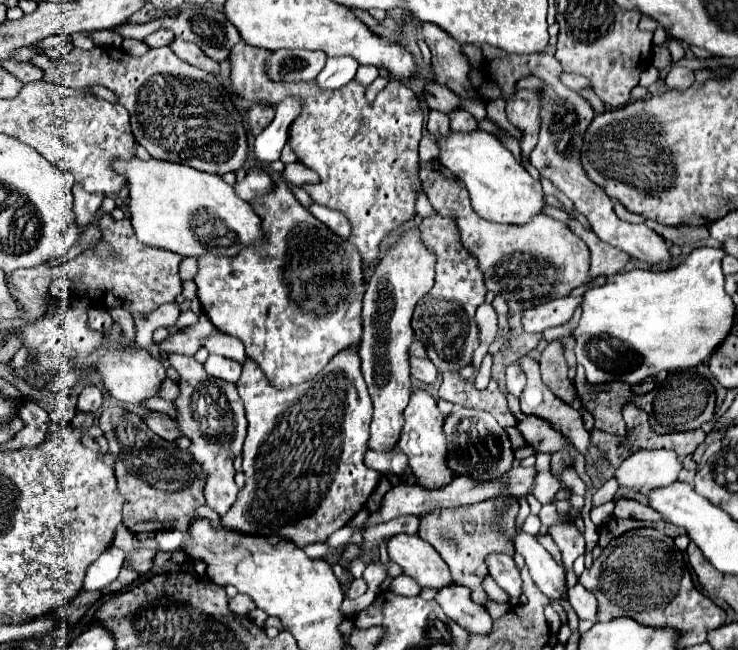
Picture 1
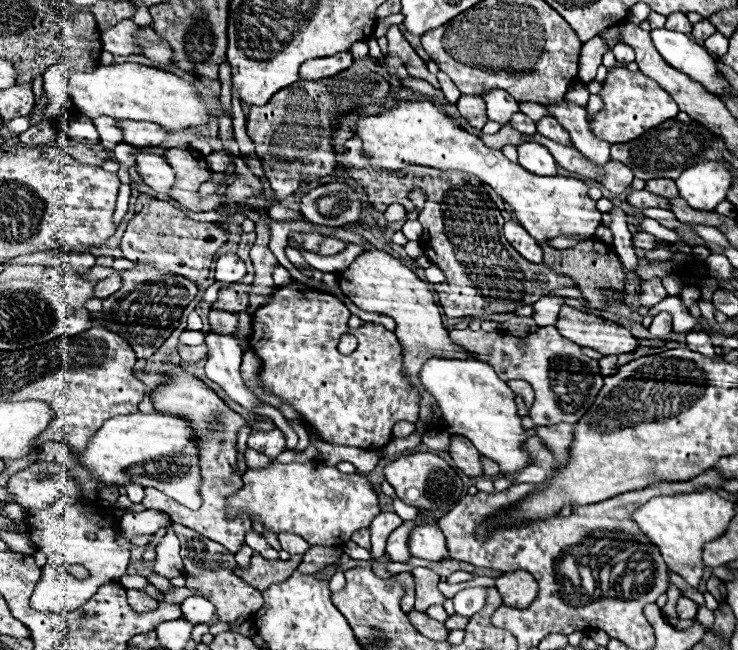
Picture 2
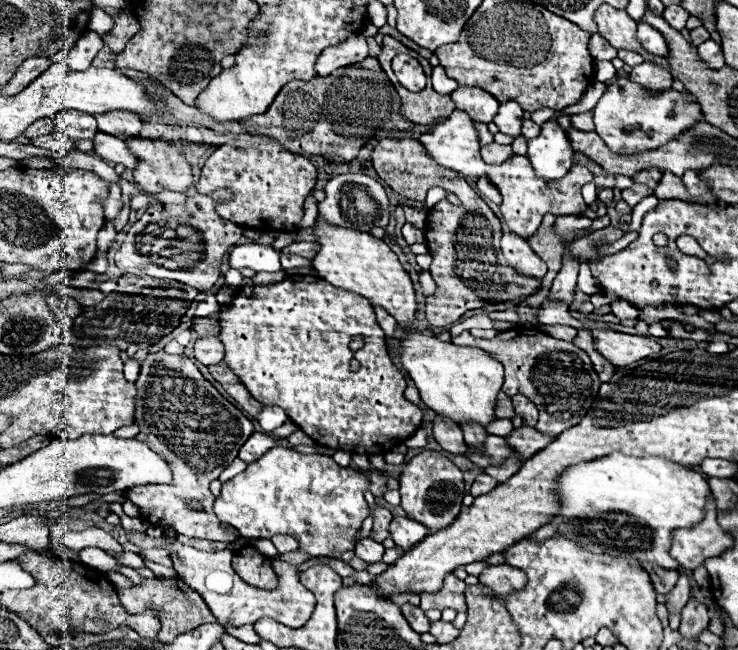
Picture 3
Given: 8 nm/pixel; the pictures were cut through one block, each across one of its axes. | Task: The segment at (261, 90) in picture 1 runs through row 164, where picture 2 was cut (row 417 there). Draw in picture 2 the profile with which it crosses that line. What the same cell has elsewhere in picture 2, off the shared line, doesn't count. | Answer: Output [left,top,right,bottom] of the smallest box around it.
[250,282,420,450]

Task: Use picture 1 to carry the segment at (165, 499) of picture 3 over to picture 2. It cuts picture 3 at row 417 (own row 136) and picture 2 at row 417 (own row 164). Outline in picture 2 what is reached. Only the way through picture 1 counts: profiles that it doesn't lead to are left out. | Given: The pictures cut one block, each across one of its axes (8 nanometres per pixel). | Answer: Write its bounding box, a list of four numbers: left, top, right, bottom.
[142,364,252,554]

